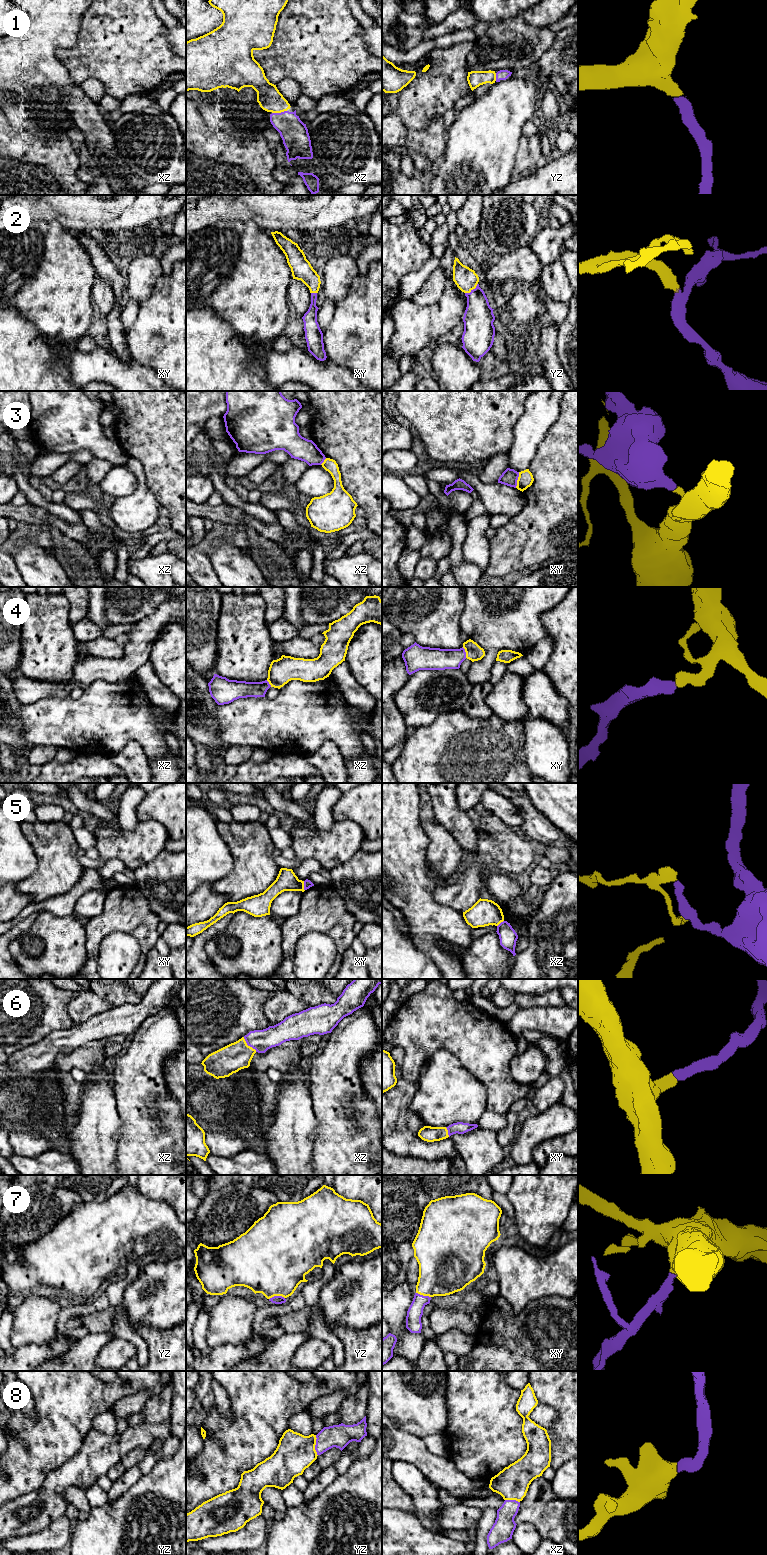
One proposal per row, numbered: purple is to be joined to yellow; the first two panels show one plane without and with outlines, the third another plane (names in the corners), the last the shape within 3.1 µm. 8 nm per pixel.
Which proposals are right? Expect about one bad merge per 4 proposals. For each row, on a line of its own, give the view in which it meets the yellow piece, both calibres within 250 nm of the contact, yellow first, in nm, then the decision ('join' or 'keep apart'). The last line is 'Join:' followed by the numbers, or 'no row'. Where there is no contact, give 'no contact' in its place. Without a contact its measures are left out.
1: xz | 190/220 nm | join
2: yz | 180/240 nm | join
3: xy | 120/140 nm | keep apart
4: xy | 140/180 nm | join
5: xy | 160/60 nm | keep apart
6: xz | 220/180 nm | join
7: yz | 500/60 nm | join
8: yz | 300/190 nm | join
Join: 1, 2, 4, 6, 7, 8

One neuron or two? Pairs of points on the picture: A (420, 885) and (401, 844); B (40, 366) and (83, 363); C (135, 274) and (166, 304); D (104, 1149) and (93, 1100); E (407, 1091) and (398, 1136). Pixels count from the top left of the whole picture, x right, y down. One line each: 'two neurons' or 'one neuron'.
A: one neuron
B: two neurons
C: two neurons
D: one neuron
E: one neuron

